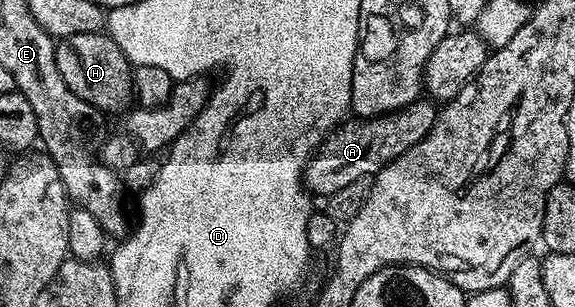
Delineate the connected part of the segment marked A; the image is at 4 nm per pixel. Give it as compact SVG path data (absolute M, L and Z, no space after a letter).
M421 97L388 115L376 115L372 119L356 117L351 120L353 123L341 122L308 158L302 176L303 186L313 196L327 197L338 193L338 189L346 189L346 185L354 185L359 179L375 176L387 163L402 157L406 149L414 149L414 145L418 145L418 141L422 141L422 137L434 129L437 114L437 104L427 97Z

